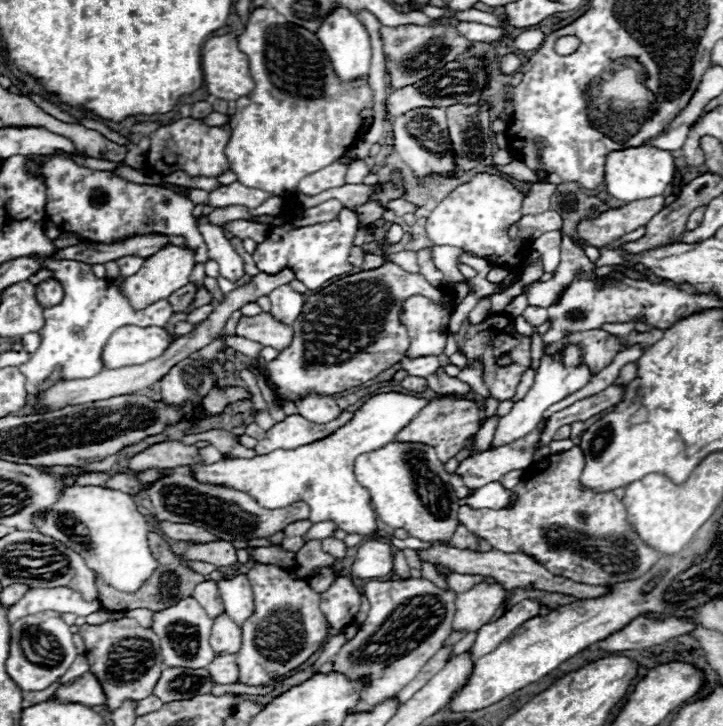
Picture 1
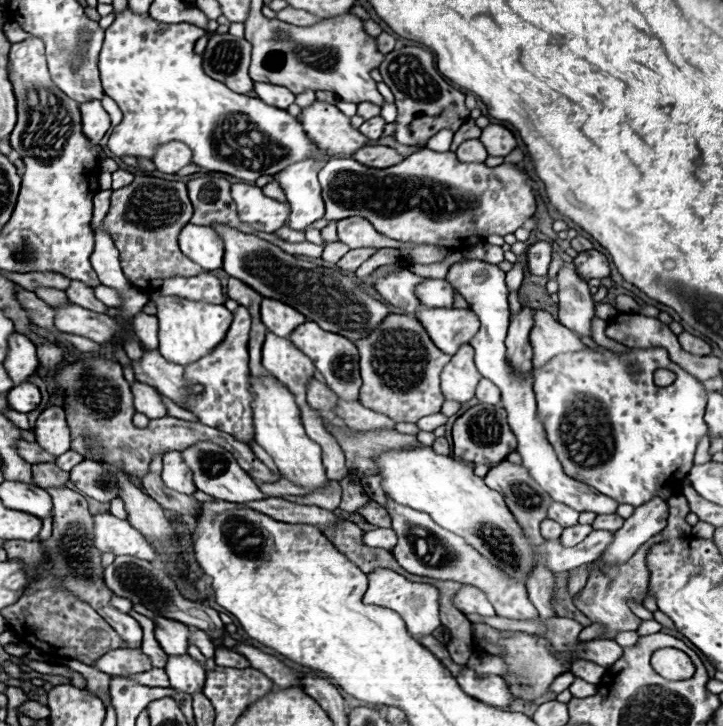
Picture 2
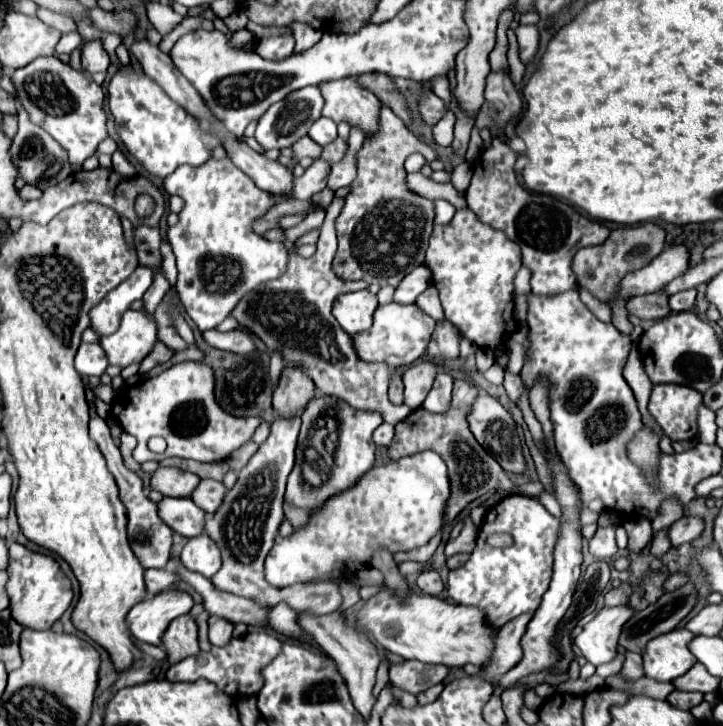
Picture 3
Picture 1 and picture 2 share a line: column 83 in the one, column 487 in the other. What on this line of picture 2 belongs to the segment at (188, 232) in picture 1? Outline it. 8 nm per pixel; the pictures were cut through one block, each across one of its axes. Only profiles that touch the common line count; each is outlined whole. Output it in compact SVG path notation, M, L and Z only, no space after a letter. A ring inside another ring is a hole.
M424 150L390 168L368 168L352 158L332 158L318 172L318 180L326 204L324 218L362 216L386 238L416 244L462 242L470 236L480 242L490 234L506 236L536 212L534 190L520 164L488 168L484 162L460 162L454 152Z

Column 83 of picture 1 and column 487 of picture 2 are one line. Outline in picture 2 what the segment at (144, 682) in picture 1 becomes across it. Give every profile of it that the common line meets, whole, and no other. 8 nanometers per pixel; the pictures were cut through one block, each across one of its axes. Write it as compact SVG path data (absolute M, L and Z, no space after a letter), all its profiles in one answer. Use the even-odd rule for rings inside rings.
M474 624L472 630L476 630L478 634L486 636L486 638L492 640L492 642L498 642L498 644L506 650L506 654L504 654L502 658L506 660L510 674L504 676L504 678L506 678L506 682L508 682L508 686L510 686L510 690L512 690L512 696L518 698L518 700L530 702L530 700L534 700L534 698L546 694L548 688L550 688L550 684L552 684L552 680L554 680L558 674L564 672L560 660L556 660L556 658L548 652L552 646L550 646L548 640L544 640L542 636L530 636L530 634L524 634L524 632L514 632L514 634L510 634L508 638L500 638L498 630L494 630L494 628L486 626L486 624Z

